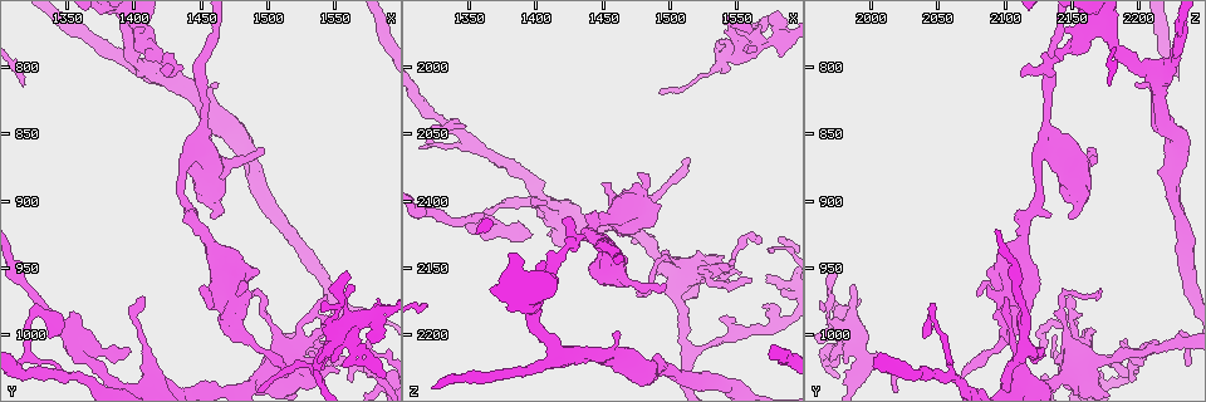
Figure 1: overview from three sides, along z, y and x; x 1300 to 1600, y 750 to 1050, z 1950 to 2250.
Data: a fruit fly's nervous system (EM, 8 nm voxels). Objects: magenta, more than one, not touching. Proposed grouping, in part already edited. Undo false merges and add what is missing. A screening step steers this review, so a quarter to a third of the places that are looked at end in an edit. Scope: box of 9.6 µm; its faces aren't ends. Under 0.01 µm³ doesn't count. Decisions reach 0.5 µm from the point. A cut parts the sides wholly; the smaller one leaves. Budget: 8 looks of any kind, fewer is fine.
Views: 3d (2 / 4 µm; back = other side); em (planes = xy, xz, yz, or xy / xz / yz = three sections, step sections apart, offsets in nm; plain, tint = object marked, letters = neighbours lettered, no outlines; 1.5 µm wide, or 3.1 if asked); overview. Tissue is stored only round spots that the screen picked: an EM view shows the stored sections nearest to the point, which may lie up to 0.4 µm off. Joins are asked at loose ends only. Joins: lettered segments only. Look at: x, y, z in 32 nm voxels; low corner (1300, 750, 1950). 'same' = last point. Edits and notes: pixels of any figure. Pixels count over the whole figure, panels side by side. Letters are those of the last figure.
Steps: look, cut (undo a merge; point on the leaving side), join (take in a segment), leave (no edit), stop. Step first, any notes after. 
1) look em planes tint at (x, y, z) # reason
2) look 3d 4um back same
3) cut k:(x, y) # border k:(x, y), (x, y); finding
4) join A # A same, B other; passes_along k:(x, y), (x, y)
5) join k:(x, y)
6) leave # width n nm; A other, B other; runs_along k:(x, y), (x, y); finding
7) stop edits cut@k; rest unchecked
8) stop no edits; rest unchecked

look em yz step 4 letters at (1428, 802, 2132) # abrupt turn

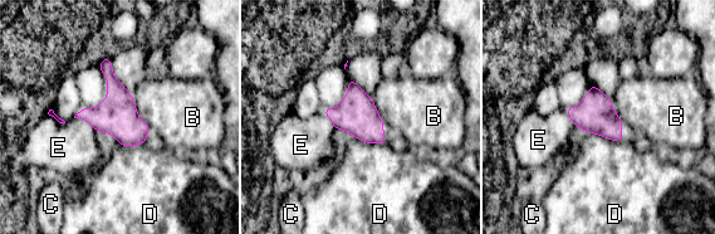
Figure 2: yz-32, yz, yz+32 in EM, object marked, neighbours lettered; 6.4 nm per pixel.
leave # B other, C other, D other, E other; border 2:(131, 94), (136, 113), (151, 128); continuous, no second cell

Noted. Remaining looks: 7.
look em planes letters at (1396, 1010, 2124) # an open end

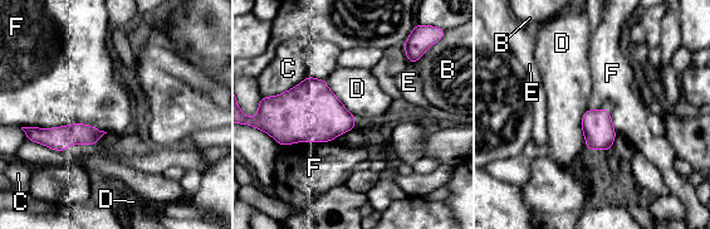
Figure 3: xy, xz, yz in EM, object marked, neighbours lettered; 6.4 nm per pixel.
leave # B other, C other, D other, E other, F other; no lettered segment goes on from it

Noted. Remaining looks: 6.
look em xz step 4 tint at (1348, 1032, 2058) # thick turns thin

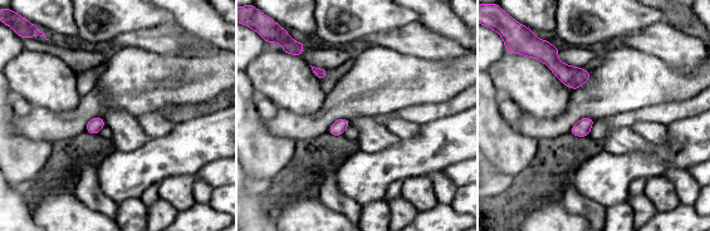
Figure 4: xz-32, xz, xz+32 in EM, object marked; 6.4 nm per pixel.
look em planes tint same # cut it another way

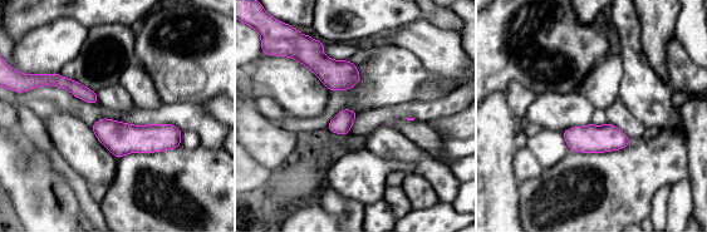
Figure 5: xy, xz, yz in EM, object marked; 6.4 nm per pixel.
look em planes letters same

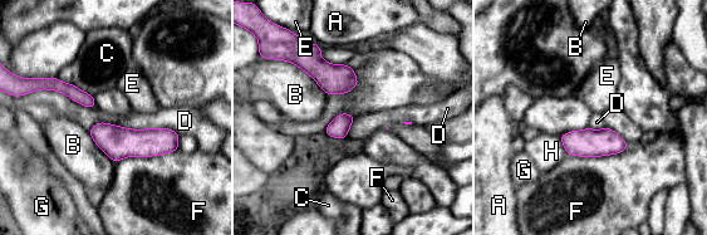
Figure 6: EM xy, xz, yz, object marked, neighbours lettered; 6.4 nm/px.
leave # width 110 nm; A other, B other, C other, D other, E other, F other, G other, H other; runs_along 6:(93, 131), (112, 140), (175, 136); continuous, no second cell

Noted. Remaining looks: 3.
stop no edits; rest unchecked

